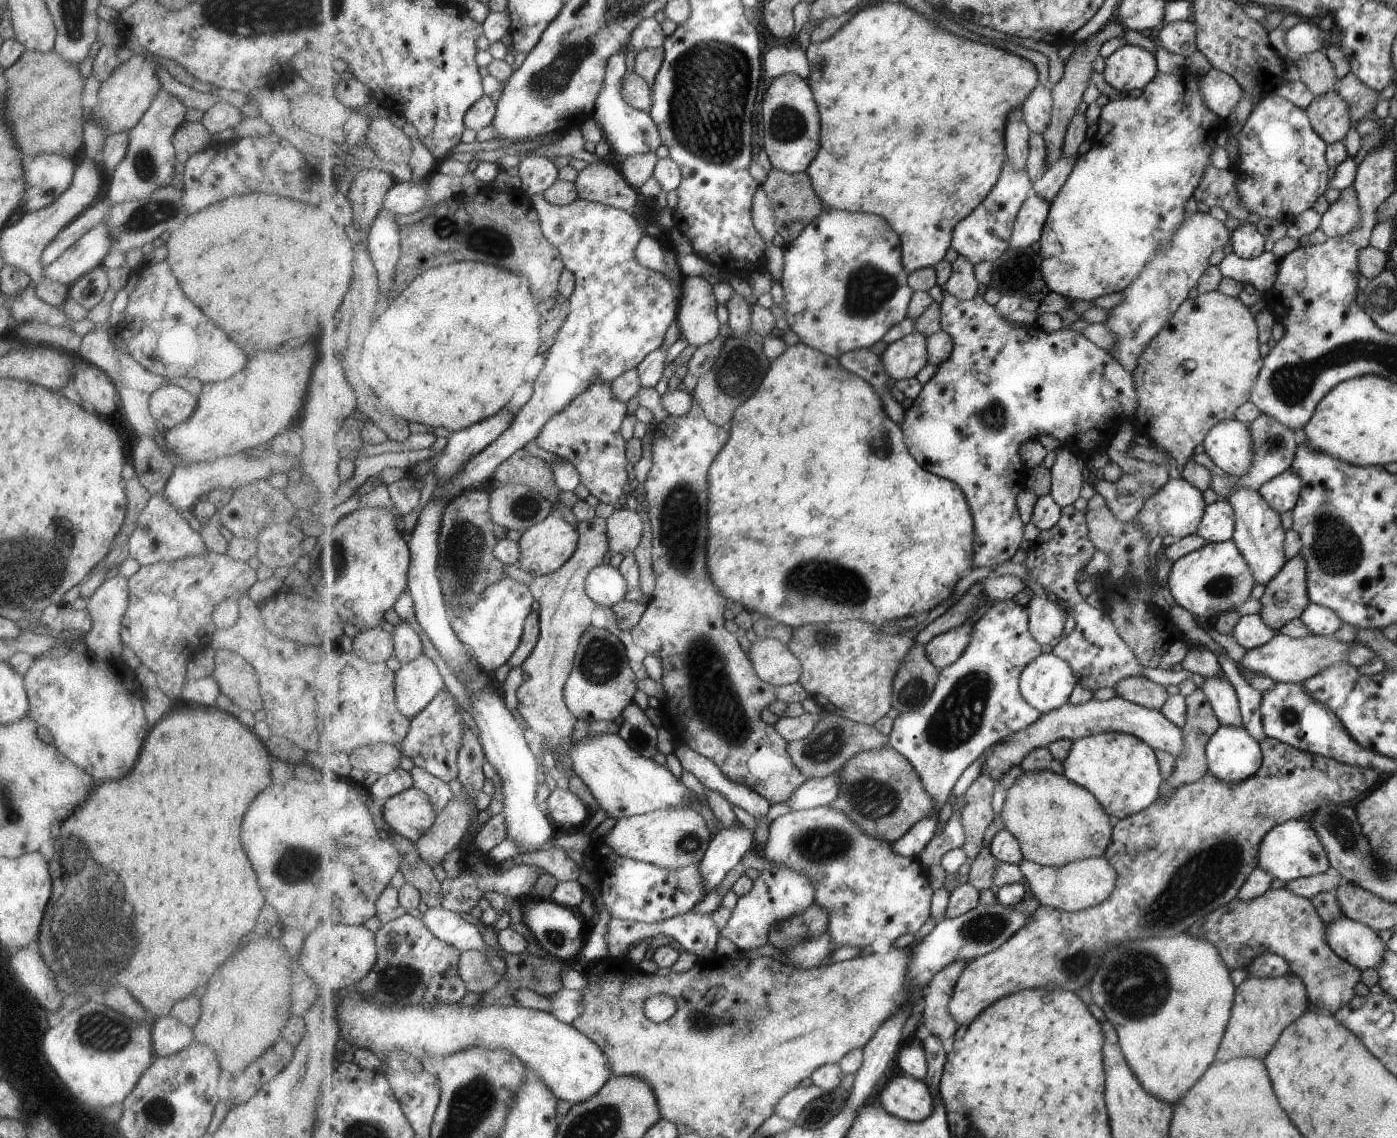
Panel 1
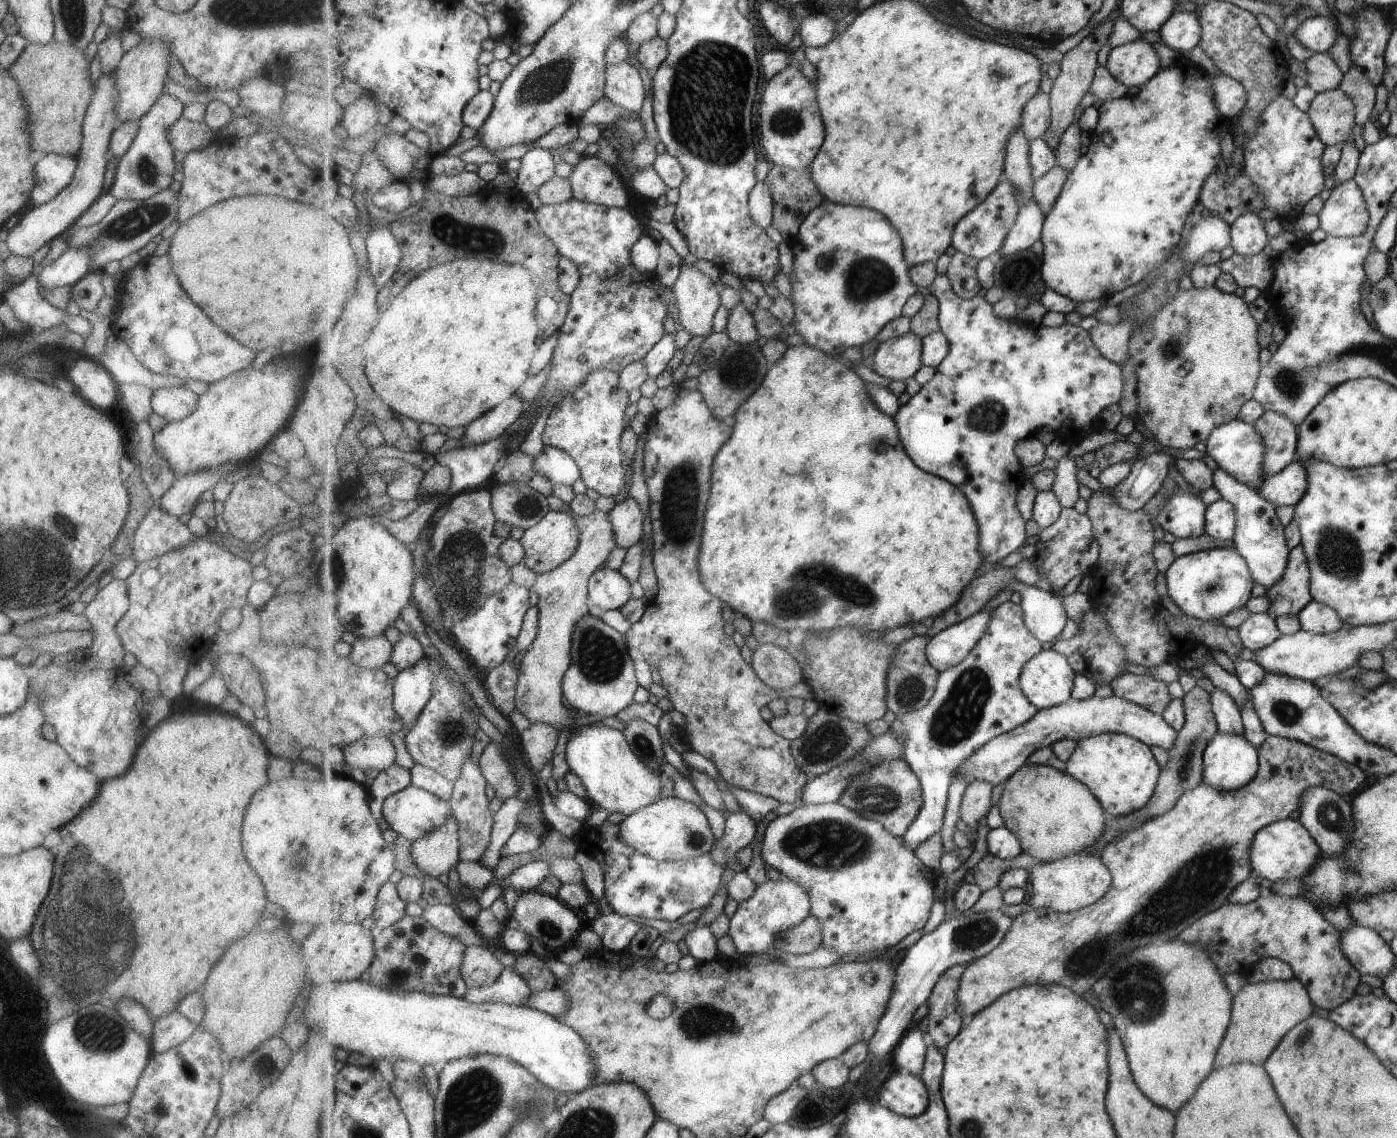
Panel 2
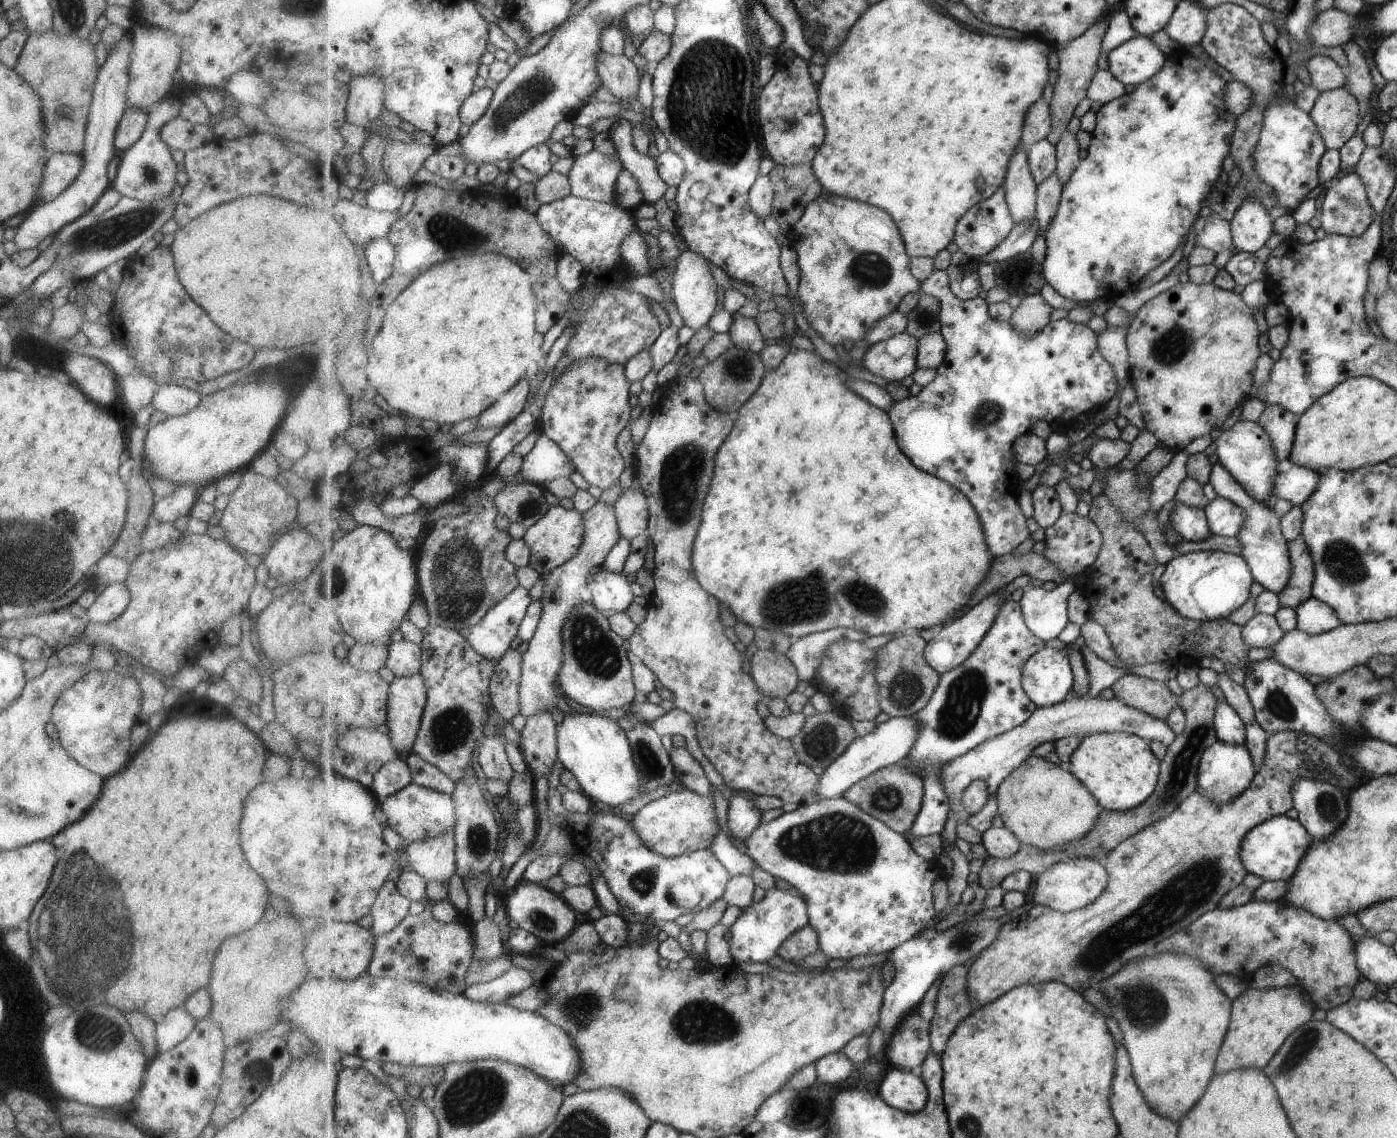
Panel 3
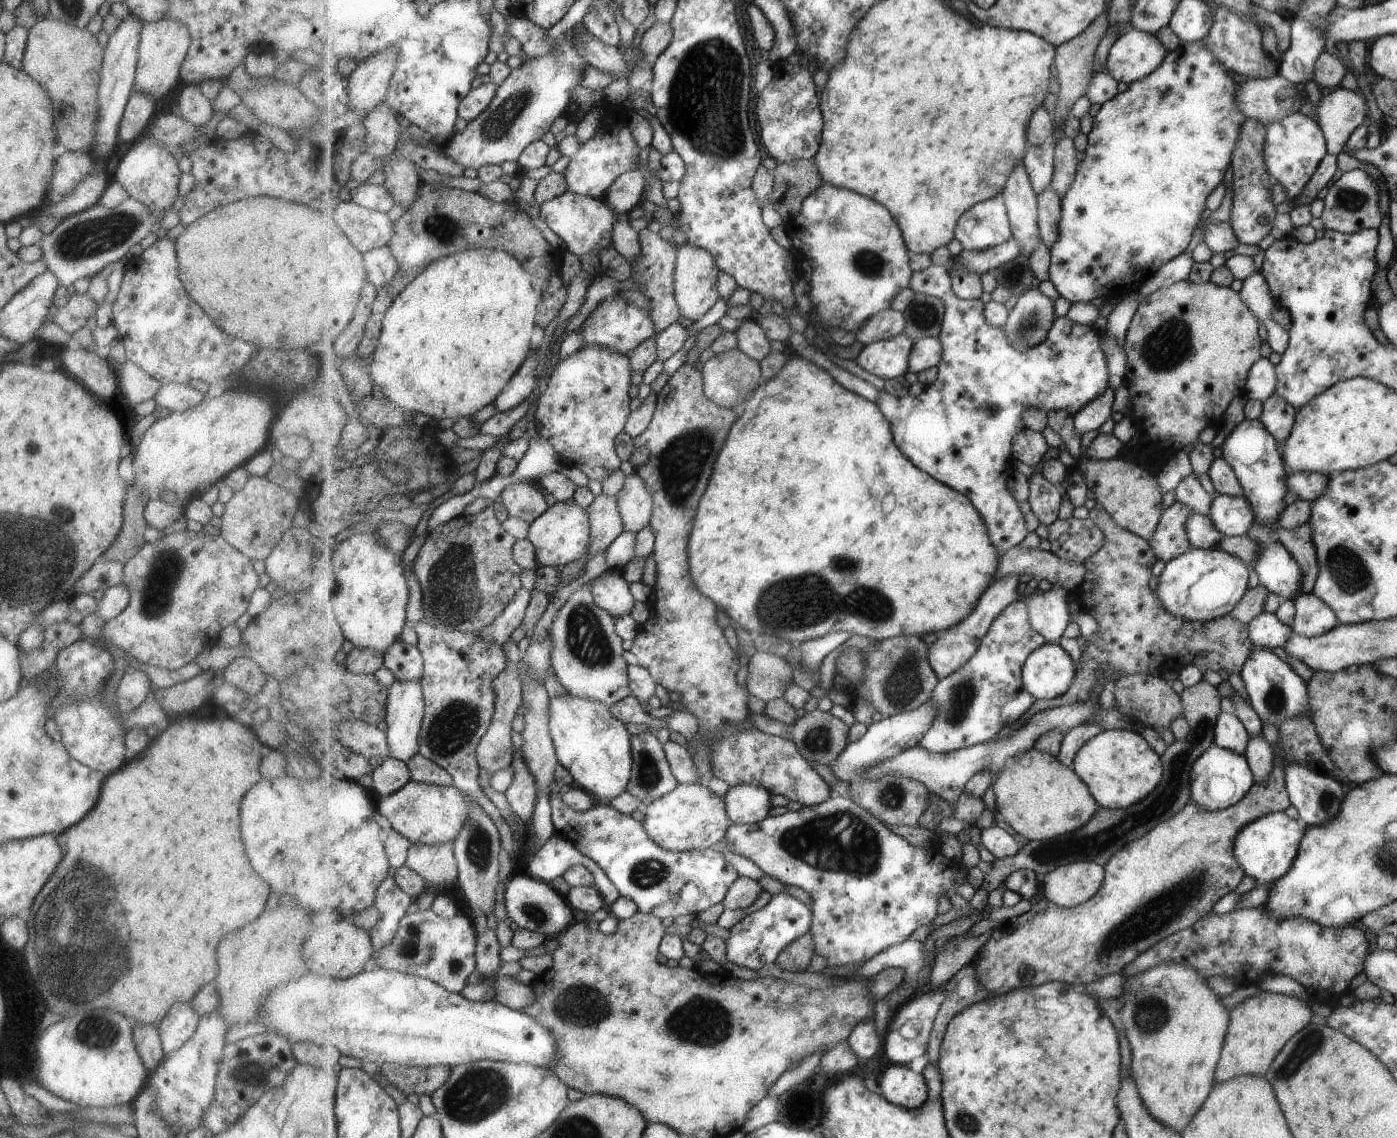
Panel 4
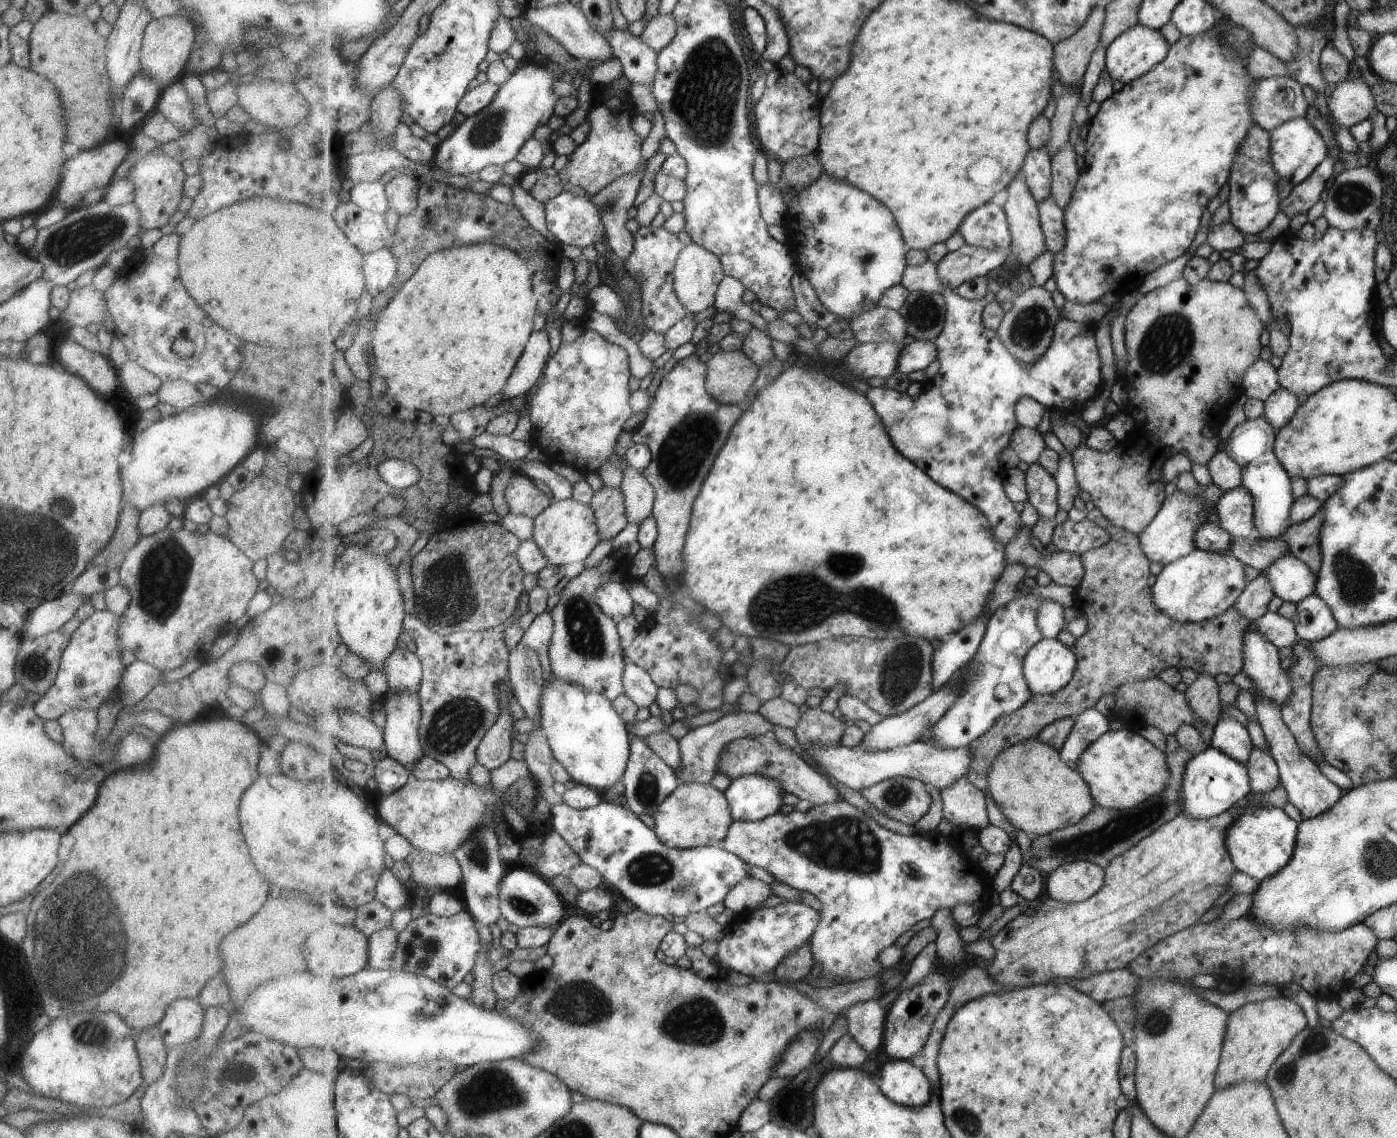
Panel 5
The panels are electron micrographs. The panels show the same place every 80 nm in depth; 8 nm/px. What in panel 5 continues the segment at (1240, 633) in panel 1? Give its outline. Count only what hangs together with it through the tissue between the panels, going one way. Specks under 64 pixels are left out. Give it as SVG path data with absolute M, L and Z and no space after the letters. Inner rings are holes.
M1267 611L1254 621L1258 631L1278 649L1297 642L1298 635L1294 631L1294 623L1277 613Z

